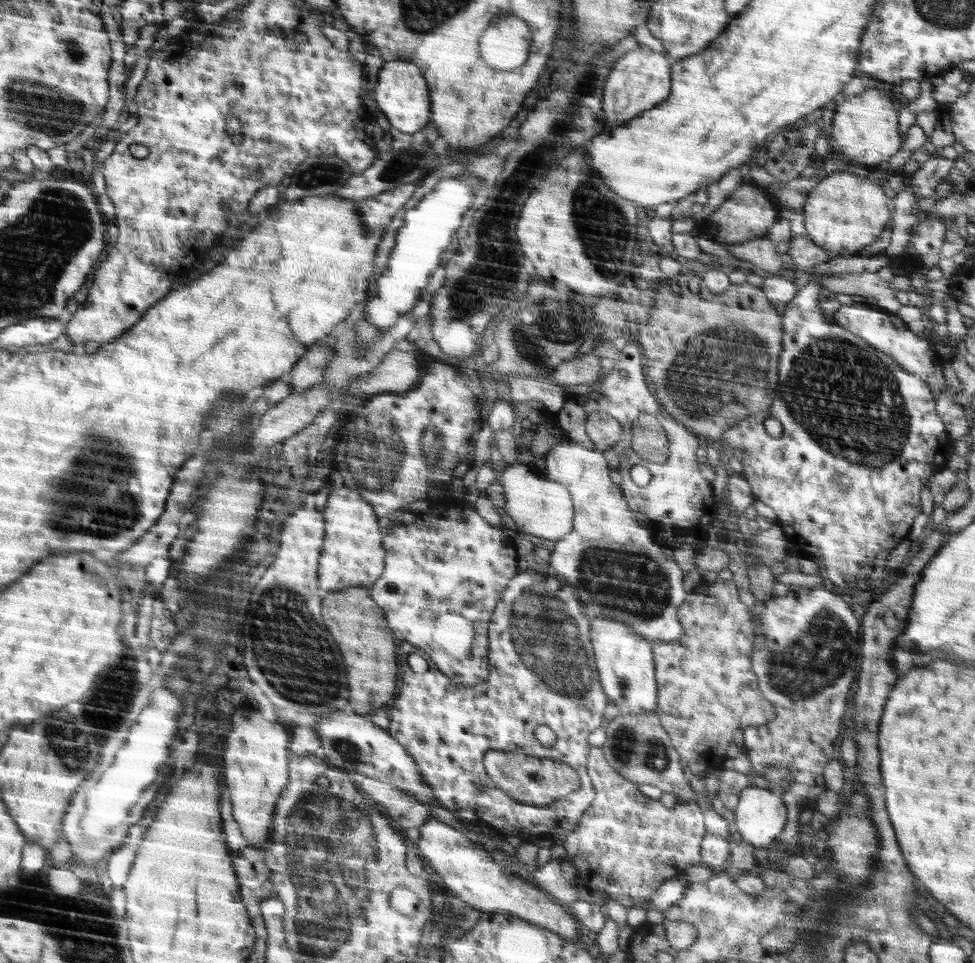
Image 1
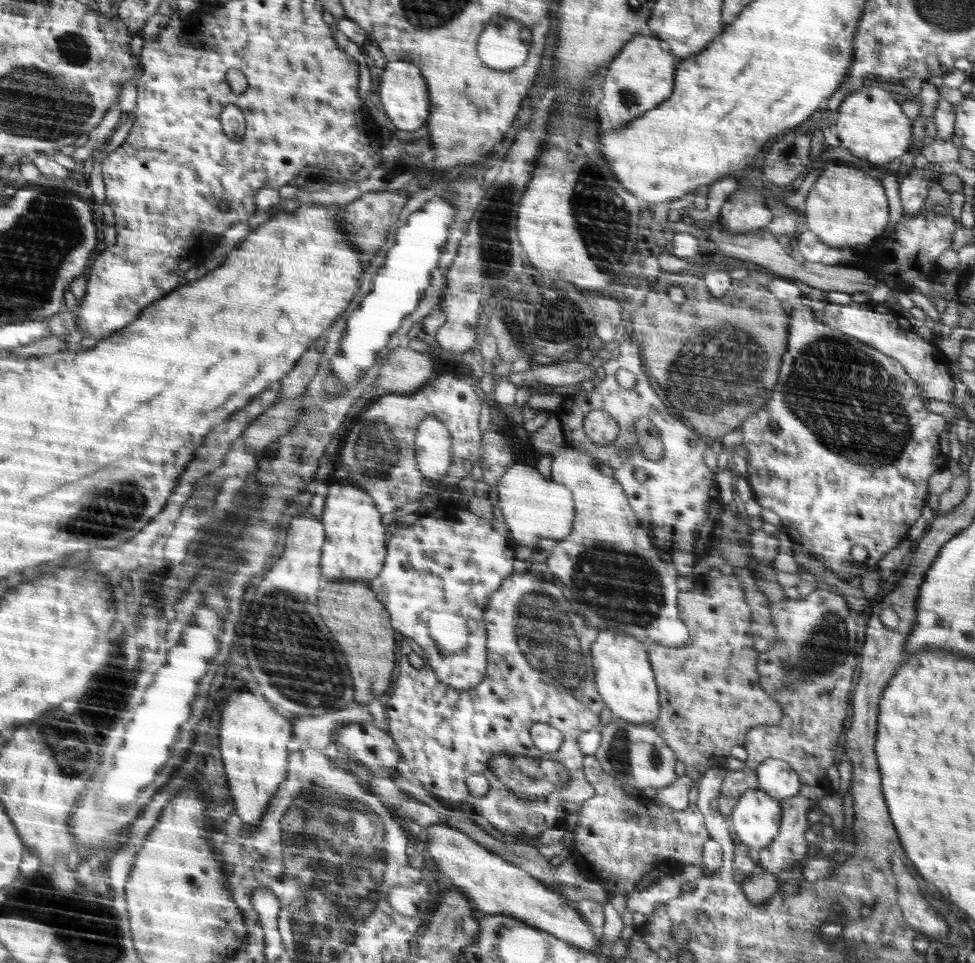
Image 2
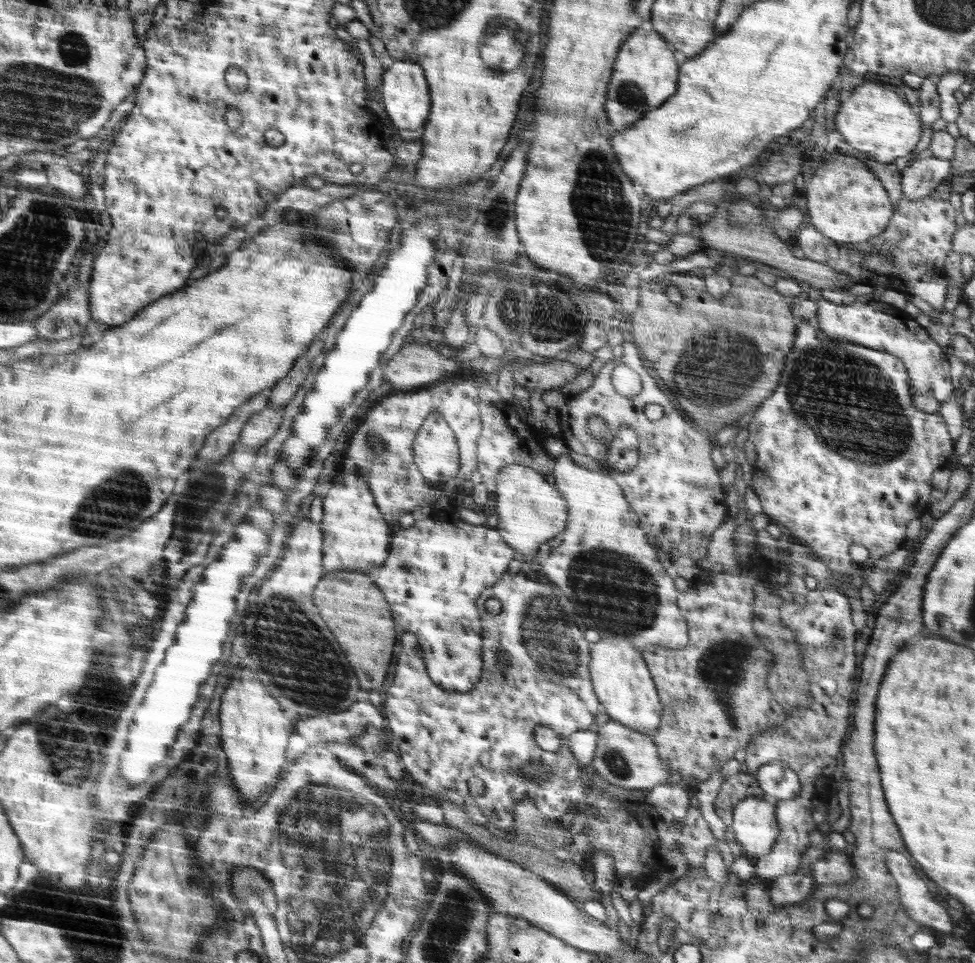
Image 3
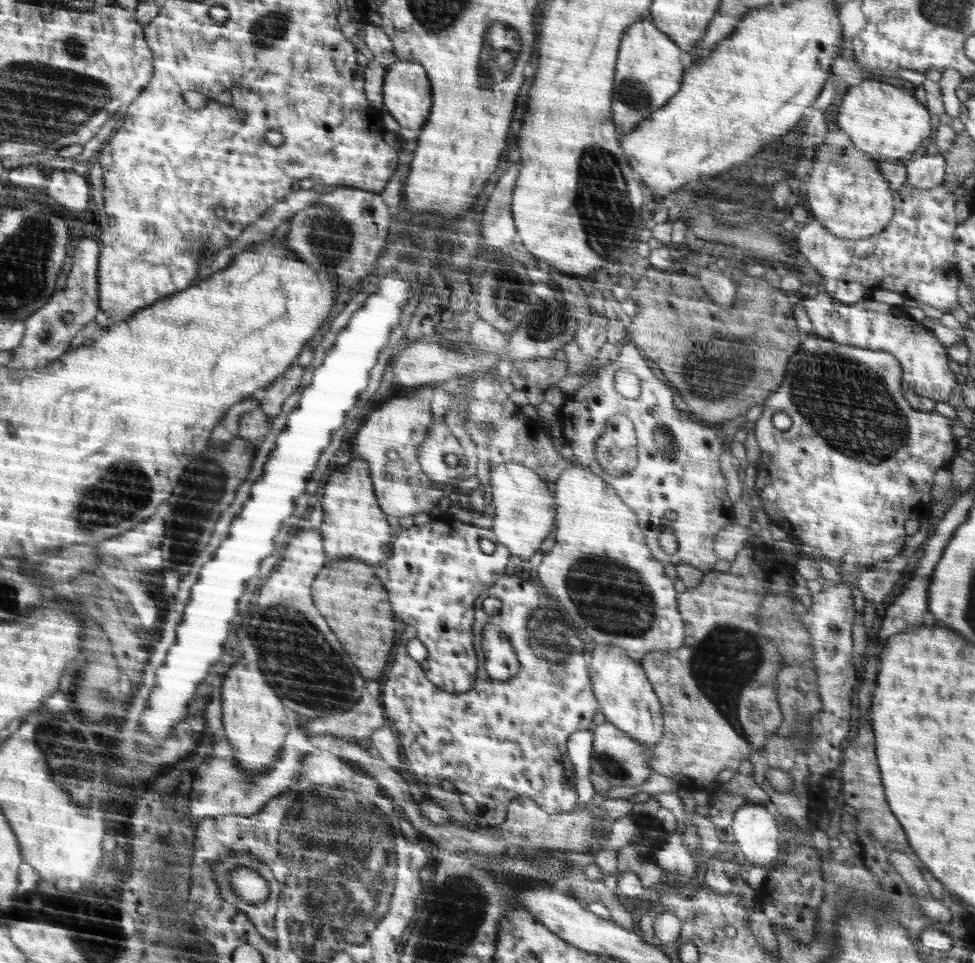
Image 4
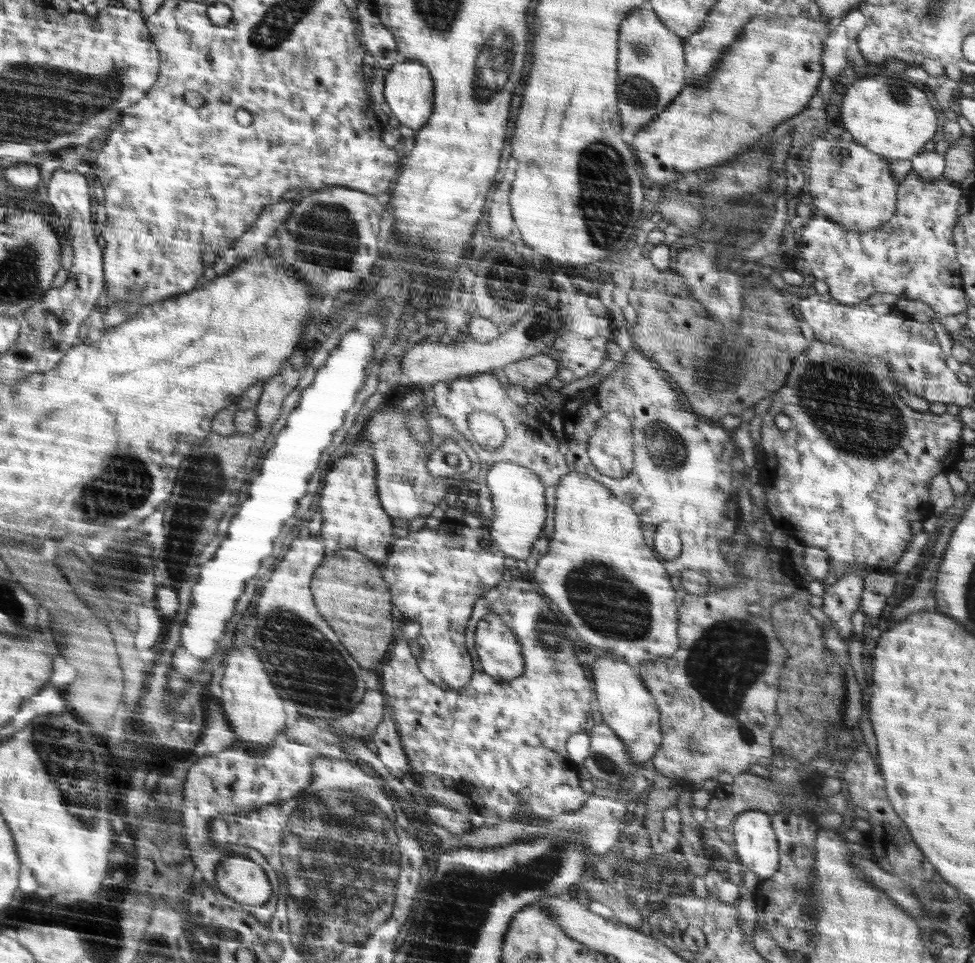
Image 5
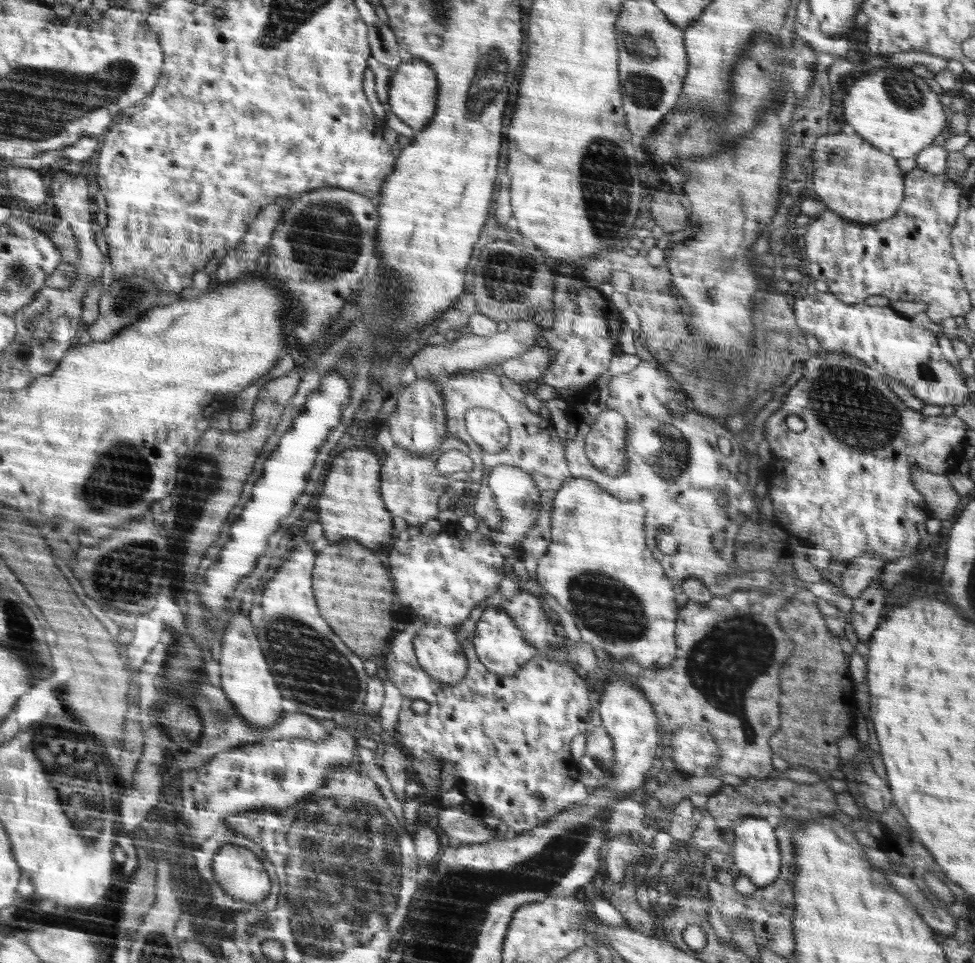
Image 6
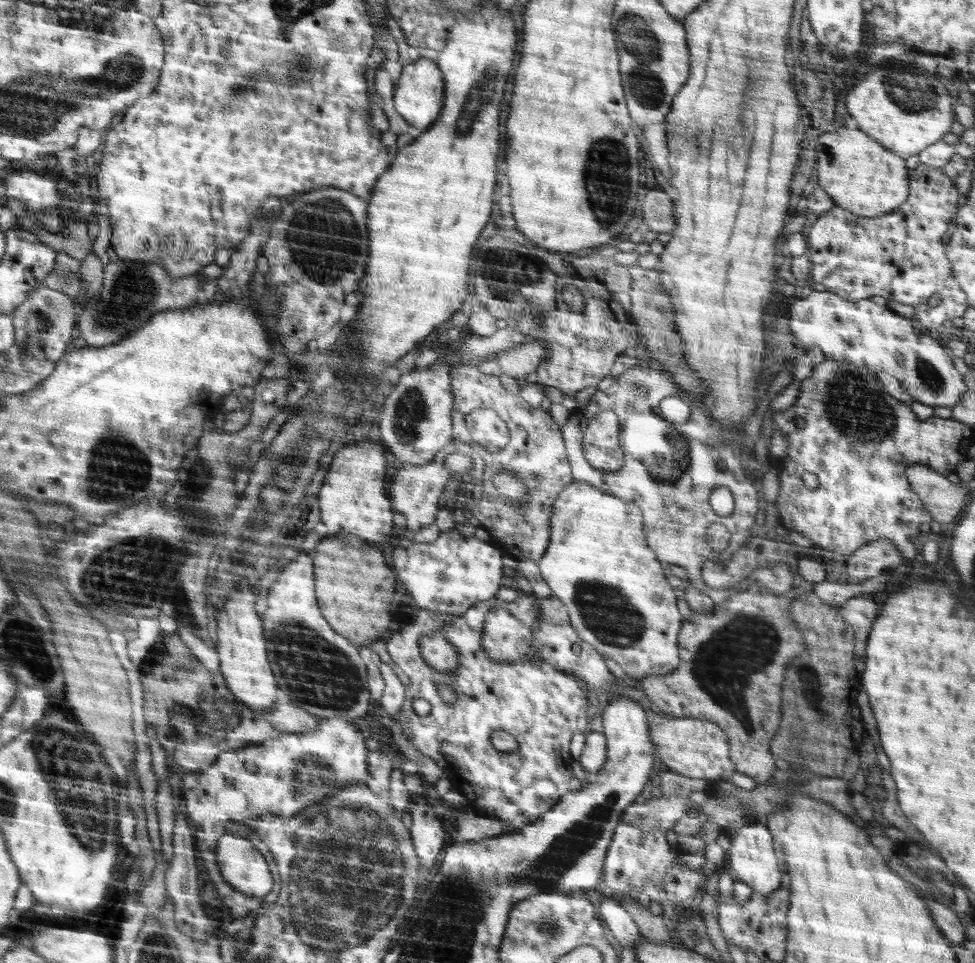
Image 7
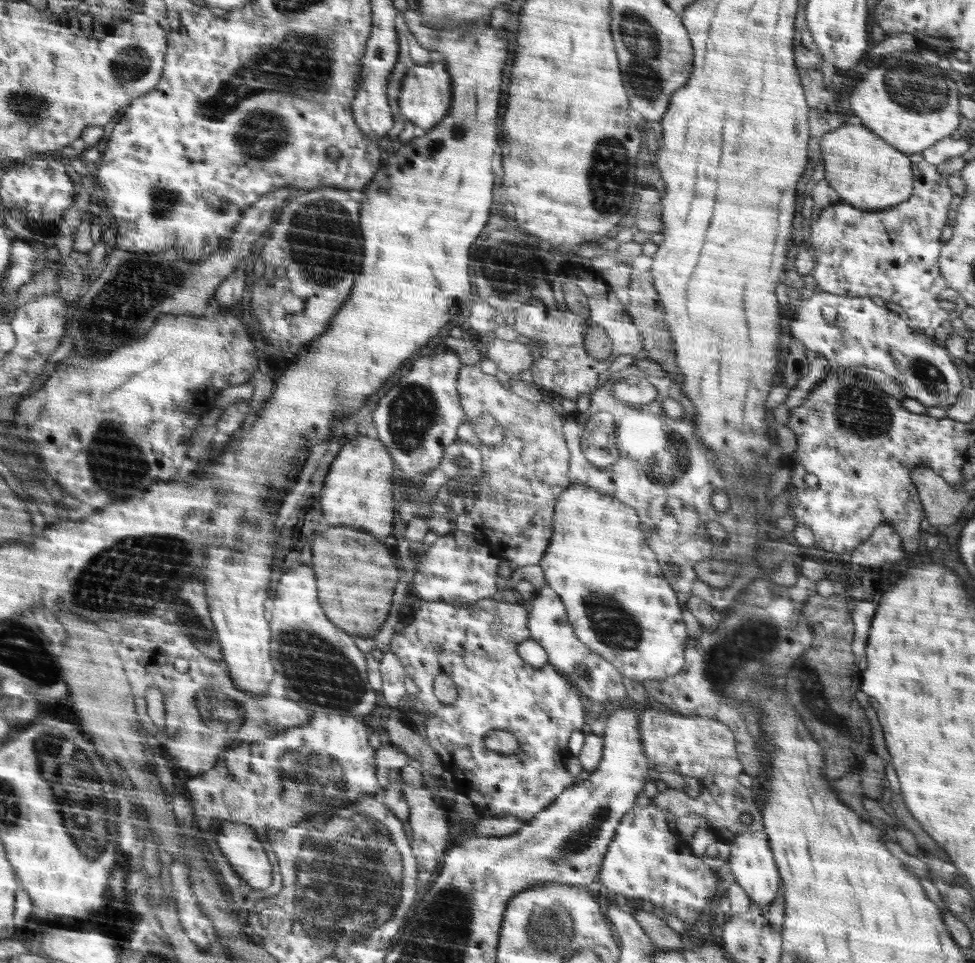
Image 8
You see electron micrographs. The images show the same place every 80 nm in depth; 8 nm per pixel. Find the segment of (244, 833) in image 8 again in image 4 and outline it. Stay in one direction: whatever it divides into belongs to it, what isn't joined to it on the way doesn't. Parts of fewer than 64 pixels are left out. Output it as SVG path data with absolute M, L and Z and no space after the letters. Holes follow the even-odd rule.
M243 865L237 866L235 870L236 872L232 871L232 878L230 878L233 890L232 894L228 893L229 898L233 900L234 894L238 894L242 900L252 904L268 898L268 884L264 878L260 878L252 870L246 870Z

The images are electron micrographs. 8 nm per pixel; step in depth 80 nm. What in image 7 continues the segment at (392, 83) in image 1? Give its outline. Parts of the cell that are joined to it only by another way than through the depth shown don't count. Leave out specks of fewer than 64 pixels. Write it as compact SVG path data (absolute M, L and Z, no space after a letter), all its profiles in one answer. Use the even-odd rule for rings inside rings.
M426 58L409 62L401 68L393 90L394 108L409 125L426 132L436 124L444 104L444 79L438 65Z

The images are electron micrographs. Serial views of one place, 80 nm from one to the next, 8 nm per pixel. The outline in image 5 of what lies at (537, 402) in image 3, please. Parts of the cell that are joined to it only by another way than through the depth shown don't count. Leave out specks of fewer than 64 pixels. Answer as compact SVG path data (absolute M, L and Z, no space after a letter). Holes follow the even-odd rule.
M553 353L535 354L503 367L511 384L518 384L533 395L540 393L541 386L557 376L558 369L559 364Z

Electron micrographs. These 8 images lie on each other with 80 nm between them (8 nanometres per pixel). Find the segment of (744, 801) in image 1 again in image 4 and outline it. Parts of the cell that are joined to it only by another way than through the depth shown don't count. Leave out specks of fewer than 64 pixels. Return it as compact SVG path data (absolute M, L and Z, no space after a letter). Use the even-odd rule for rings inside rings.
M750 803L740 806L734 814L734 822L732 830L736 839L735 847L739 853L740 859L746 866L764 867L768 872L774 870L773 864L776 863L777 856L780 855L780 834L778 834L778 826L773 816L770 816L771 808L764 805Z

